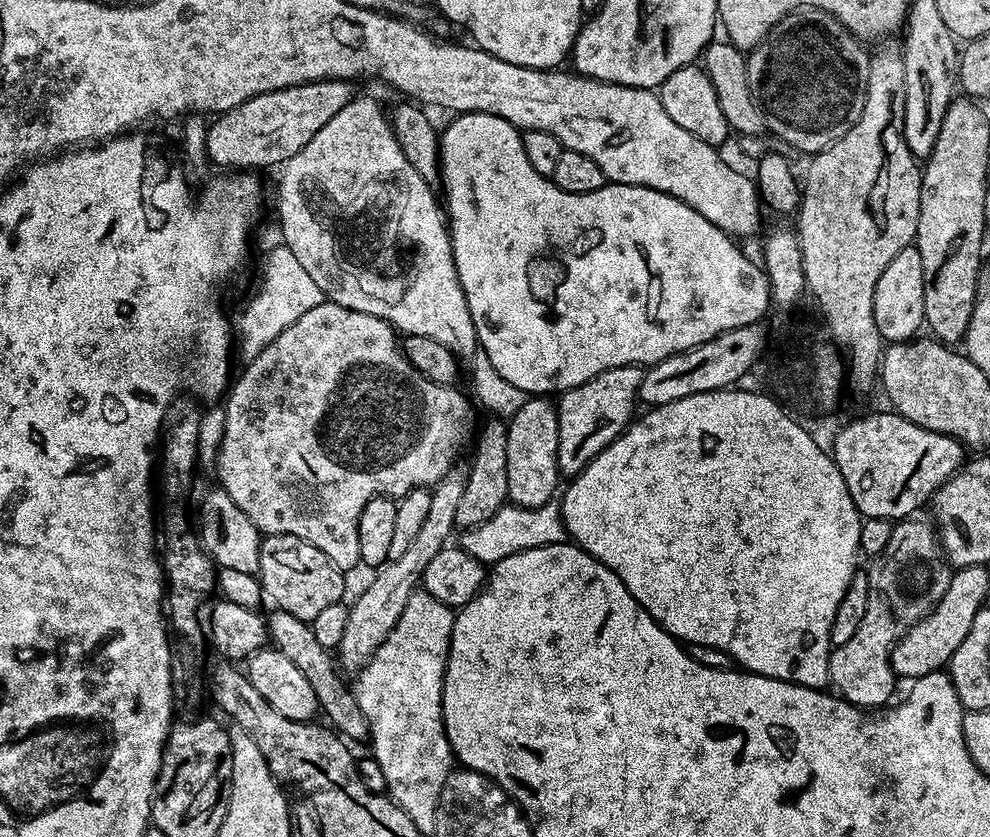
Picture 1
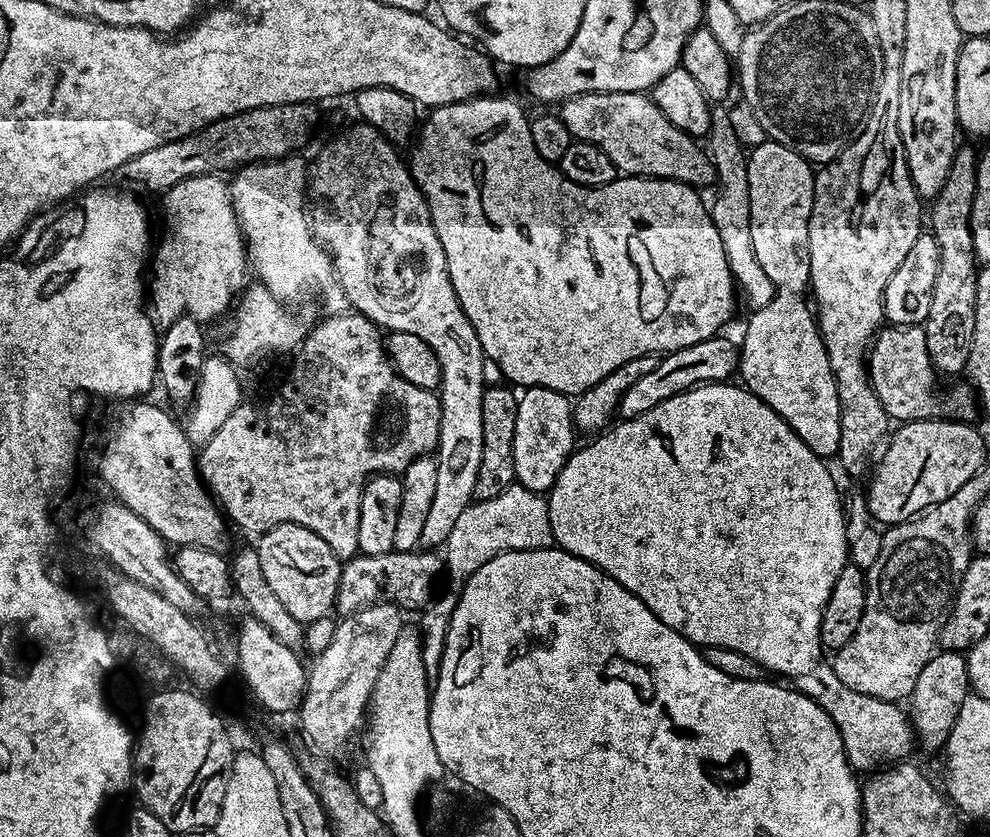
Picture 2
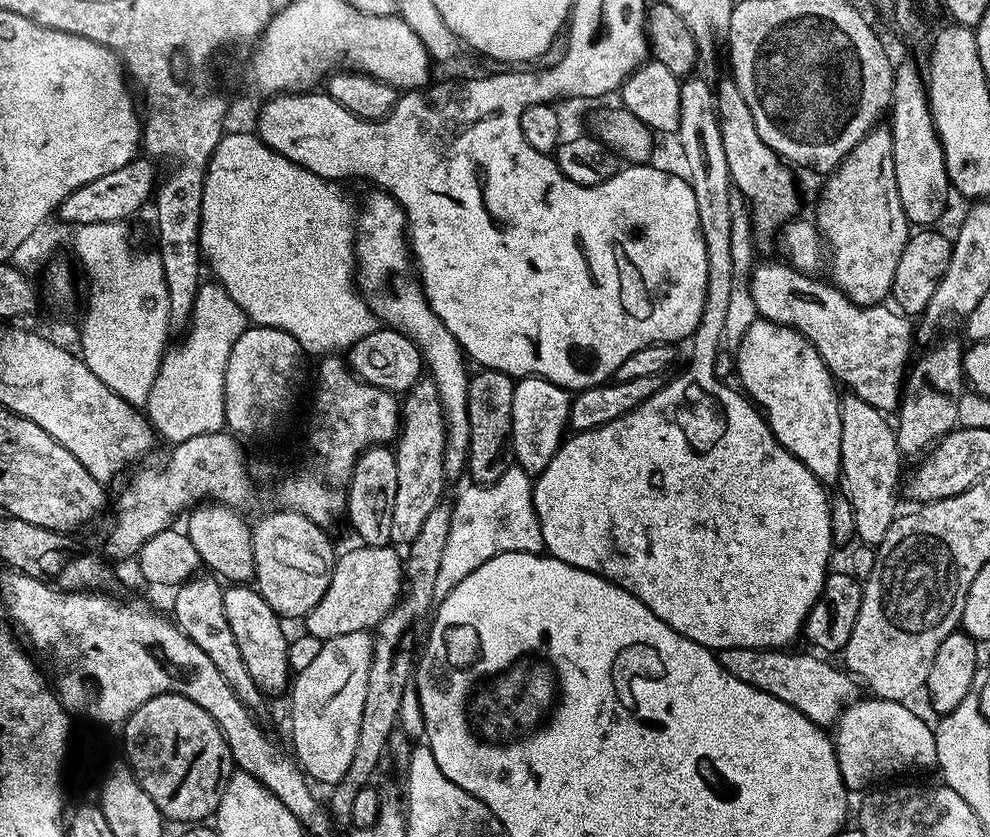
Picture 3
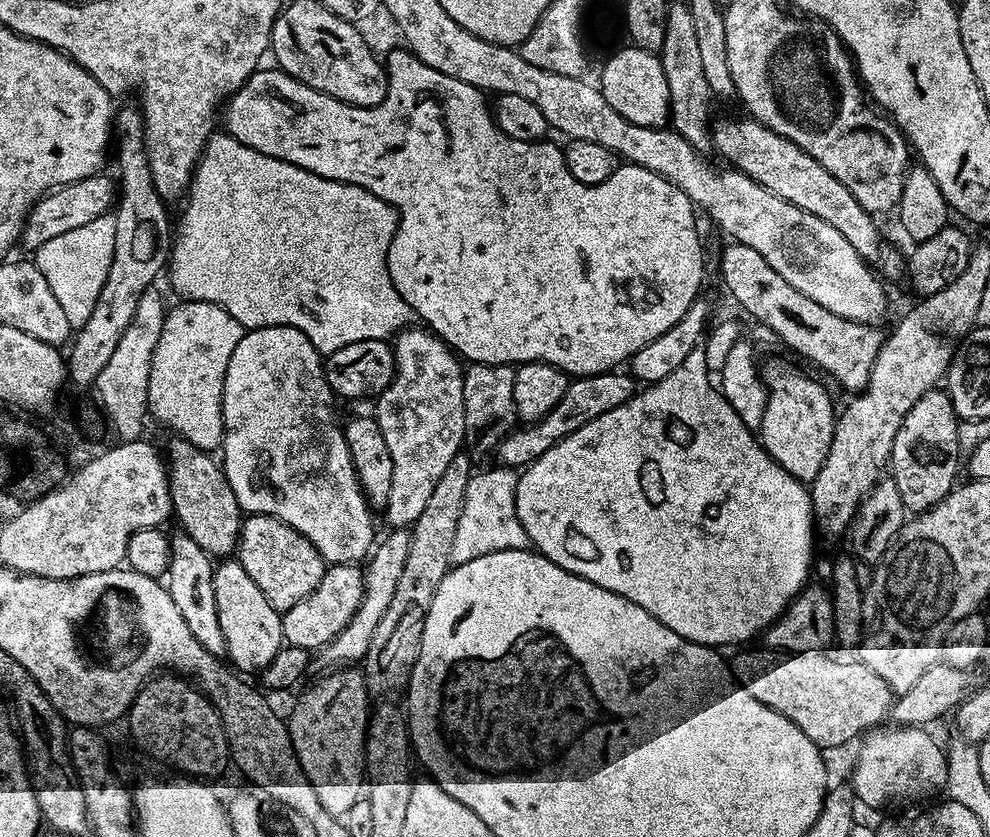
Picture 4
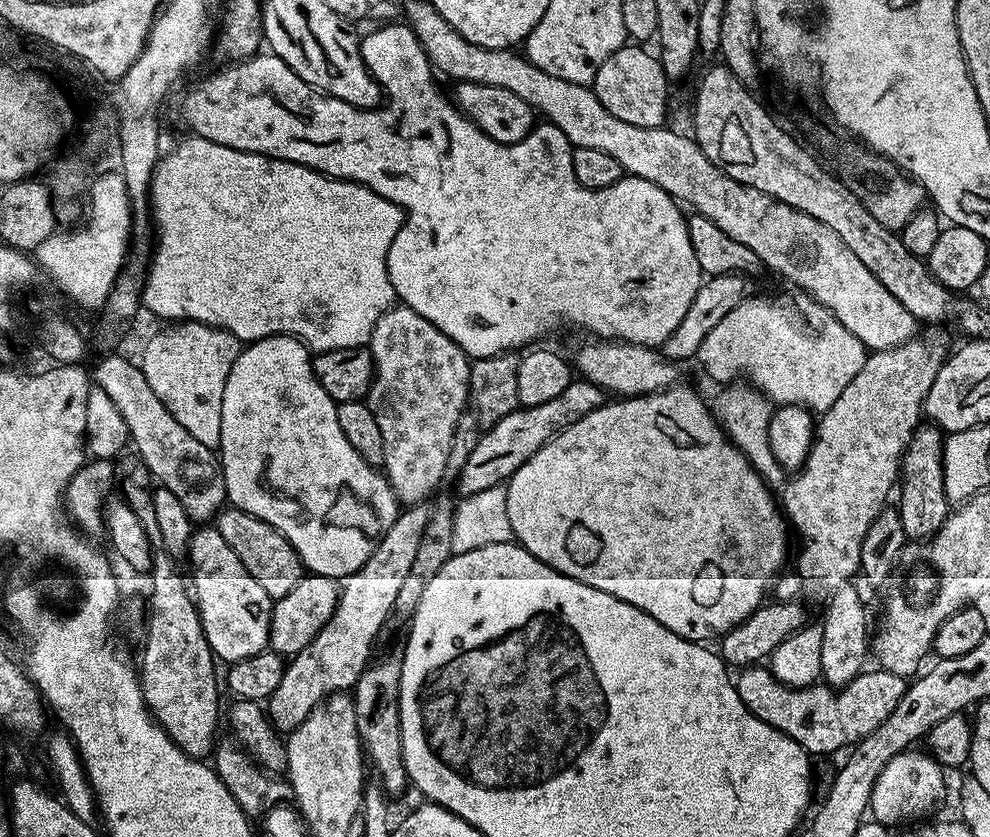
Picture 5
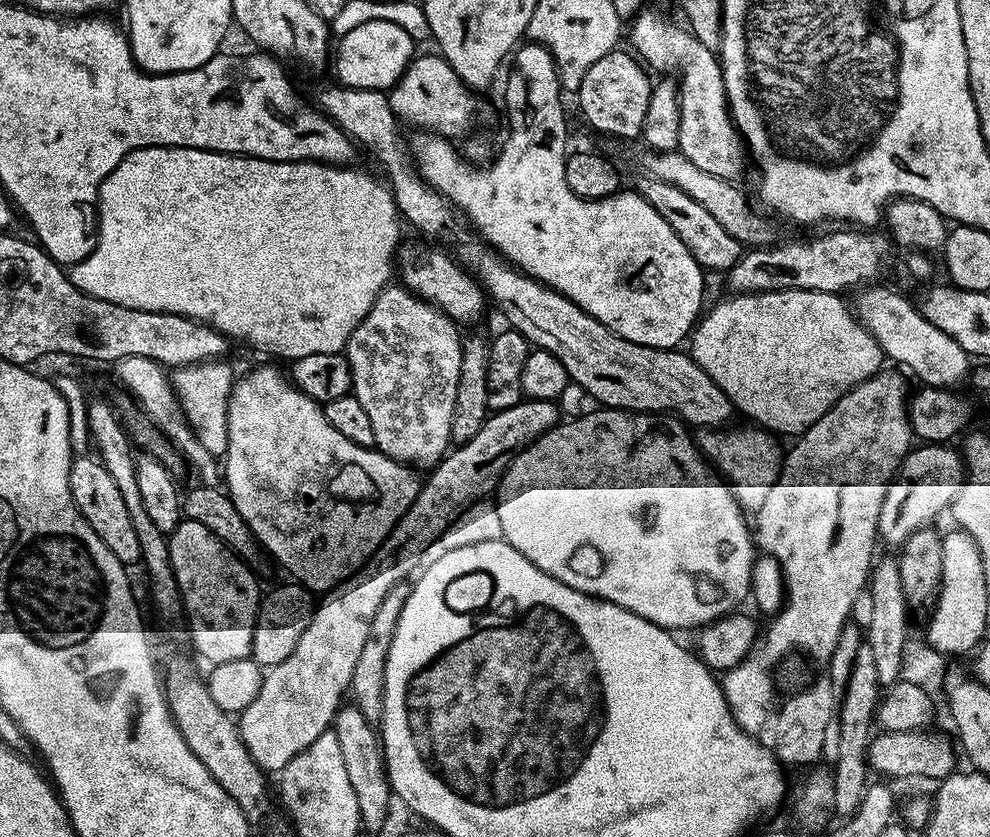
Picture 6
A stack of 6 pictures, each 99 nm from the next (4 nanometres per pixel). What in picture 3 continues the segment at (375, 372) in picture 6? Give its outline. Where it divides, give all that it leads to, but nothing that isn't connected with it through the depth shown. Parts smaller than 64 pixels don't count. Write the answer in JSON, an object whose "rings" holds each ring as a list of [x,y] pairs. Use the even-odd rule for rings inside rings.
{"rings":[[[421,378],[402,400],[402,427],[398,439],[394,444],[396,461],[398,462],[398,495],[394,498],[394,519],[390,525],[390,538],[396,546],[407,546],[414,538],[418,538],[418,530],[426,523],[430,510],[434,510],[442,502],[440,496],[446,487],[444,478],[444,447],[446,434],[444,433],[444,411],[440,405],[440,398],[436,384],[430,378]]]}

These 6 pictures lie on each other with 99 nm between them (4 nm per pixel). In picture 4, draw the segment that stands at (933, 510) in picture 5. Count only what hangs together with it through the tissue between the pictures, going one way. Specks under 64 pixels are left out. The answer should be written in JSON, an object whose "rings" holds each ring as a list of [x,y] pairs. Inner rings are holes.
{"rings":[[[935,386],[914,402],[894,434],[894,446],[890,461],[890,478],[898,486],[909,513],[919,514],[942,502],[957,487],[956,462],[958,460],[958,430],[960,424],[952,399],[943,387]]]}

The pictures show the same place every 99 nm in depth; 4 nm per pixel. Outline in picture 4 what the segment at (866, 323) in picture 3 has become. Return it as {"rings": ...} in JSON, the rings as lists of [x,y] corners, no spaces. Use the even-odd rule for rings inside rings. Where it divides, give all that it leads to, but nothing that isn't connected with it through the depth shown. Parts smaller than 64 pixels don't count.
{"rings":[[[726,243],[720,252],[720,272],[724,275],[724,284],[728,292],[761,324],[769,328],[786,347],[797,352],[804,360],[809,360],[816,368],[821,368],[836,384],[841,384],[848,394],[859,394],[868,384],[870,370],[874,366],[874,358],[878,358],[878,350],[884,344],[885,333],[874,324],[863,324],[846,318],[838,318],[838,314],[830,314],[830,310],[822,310],[822,306],[811,298],[806,298],[801,291],[794,289],[762,258],[758,251],[750,246]]]}

